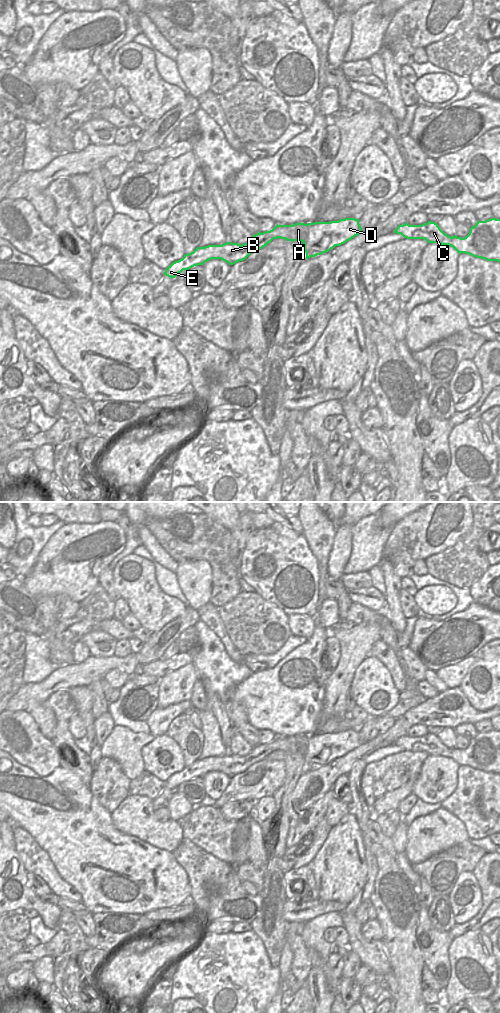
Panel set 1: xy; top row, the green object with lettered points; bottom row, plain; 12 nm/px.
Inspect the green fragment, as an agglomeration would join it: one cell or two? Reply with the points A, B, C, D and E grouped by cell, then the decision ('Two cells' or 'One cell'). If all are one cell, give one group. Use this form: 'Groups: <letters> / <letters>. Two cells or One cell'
Groups: A B C D E. One cell.

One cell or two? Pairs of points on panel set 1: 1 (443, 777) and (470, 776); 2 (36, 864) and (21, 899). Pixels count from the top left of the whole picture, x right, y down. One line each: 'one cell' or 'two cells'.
1: two cells
2: two cells

